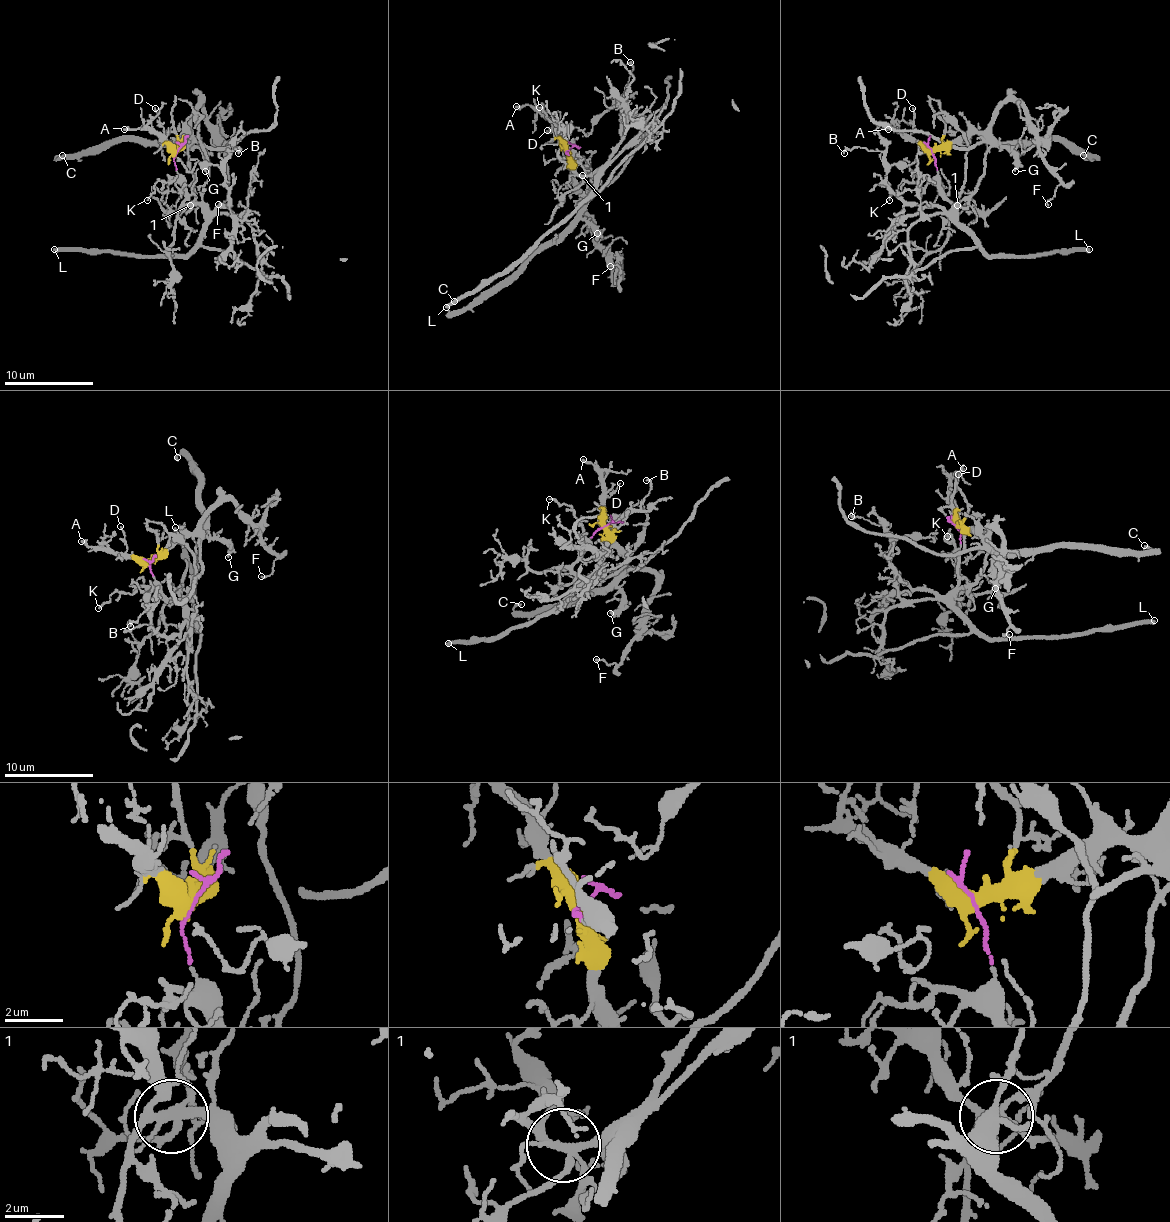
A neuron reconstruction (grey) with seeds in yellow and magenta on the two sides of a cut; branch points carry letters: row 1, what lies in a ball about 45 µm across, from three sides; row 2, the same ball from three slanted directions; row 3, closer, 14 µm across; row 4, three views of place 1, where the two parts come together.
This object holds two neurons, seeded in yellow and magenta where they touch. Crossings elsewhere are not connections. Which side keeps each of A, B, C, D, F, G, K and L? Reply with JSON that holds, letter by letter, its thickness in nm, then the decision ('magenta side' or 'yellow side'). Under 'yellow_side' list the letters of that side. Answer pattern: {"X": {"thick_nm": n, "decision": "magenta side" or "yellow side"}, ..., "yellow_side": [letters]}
{"A": {"thick_nm": 190, "decision": "yellow side"}, "B": {"thick_nm": 150, "decision": "magenta side"}, "C": {"thick_nm": 160, "decision": "yellow side"}, "D": {"thick_nm": 100, "decision": "yellow side"}, "F": {"thick_nm": 110, "decision": "yellow side"}, "G": {"thick_nm": 220, "decision": "yellow side"}, "K": {"thick_nm": 130, "decision": "magenta side"}, "L": {"thick_nm": 320, "decision": "magenta side"}, "yellow_side": ["A", "C", "D", "F", "G"]}

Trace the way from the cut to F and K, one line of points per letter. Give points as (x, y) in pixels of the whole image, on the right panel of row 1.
F: (933, 151), (980, 134), (1004, 103), (1015, 100), (1024, 109), (1044, 165), (1060, 180), (1048, 205)
K: (933, 151), (935, 176), (913, 182), (904, 180), (888, 200)

